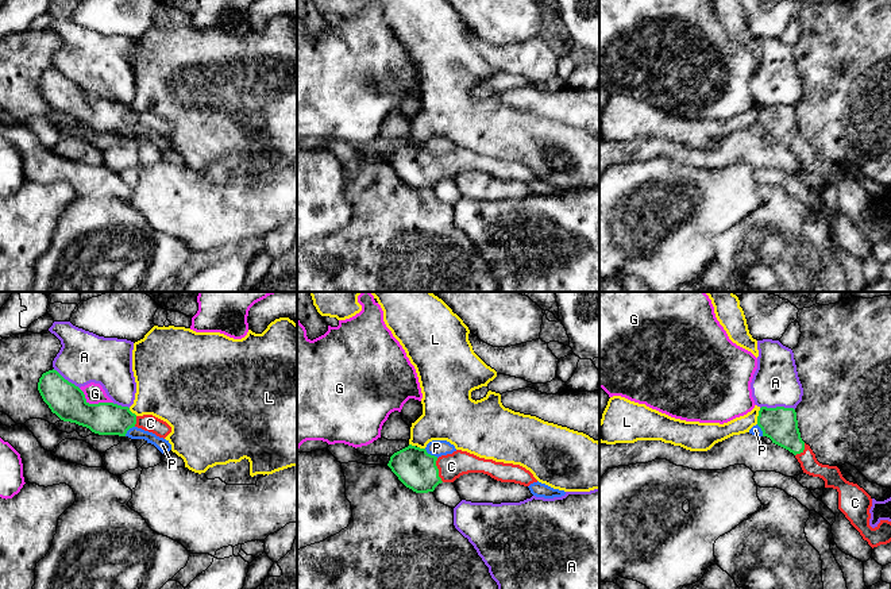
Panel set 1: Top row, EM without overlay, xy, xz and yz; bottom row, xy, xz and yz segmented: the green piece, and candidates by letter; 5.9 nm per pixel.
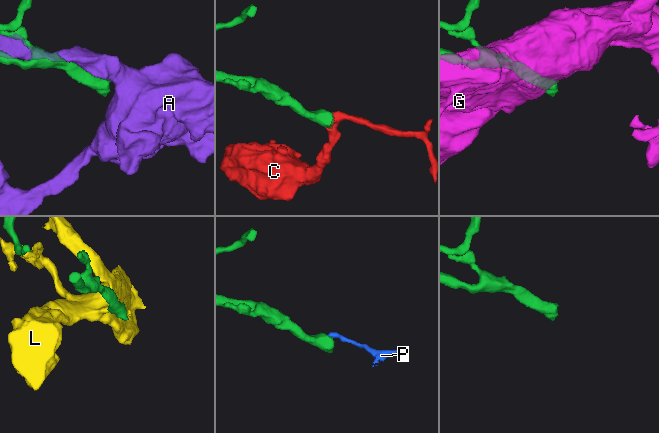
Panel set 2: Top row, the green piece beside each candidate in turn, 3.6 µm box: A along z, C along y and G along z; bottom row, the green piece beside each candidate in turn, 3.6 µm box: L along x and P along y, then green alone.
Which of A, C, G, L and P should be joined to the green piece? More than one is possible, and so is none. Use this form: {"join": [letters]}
{"join": ["C"]}

